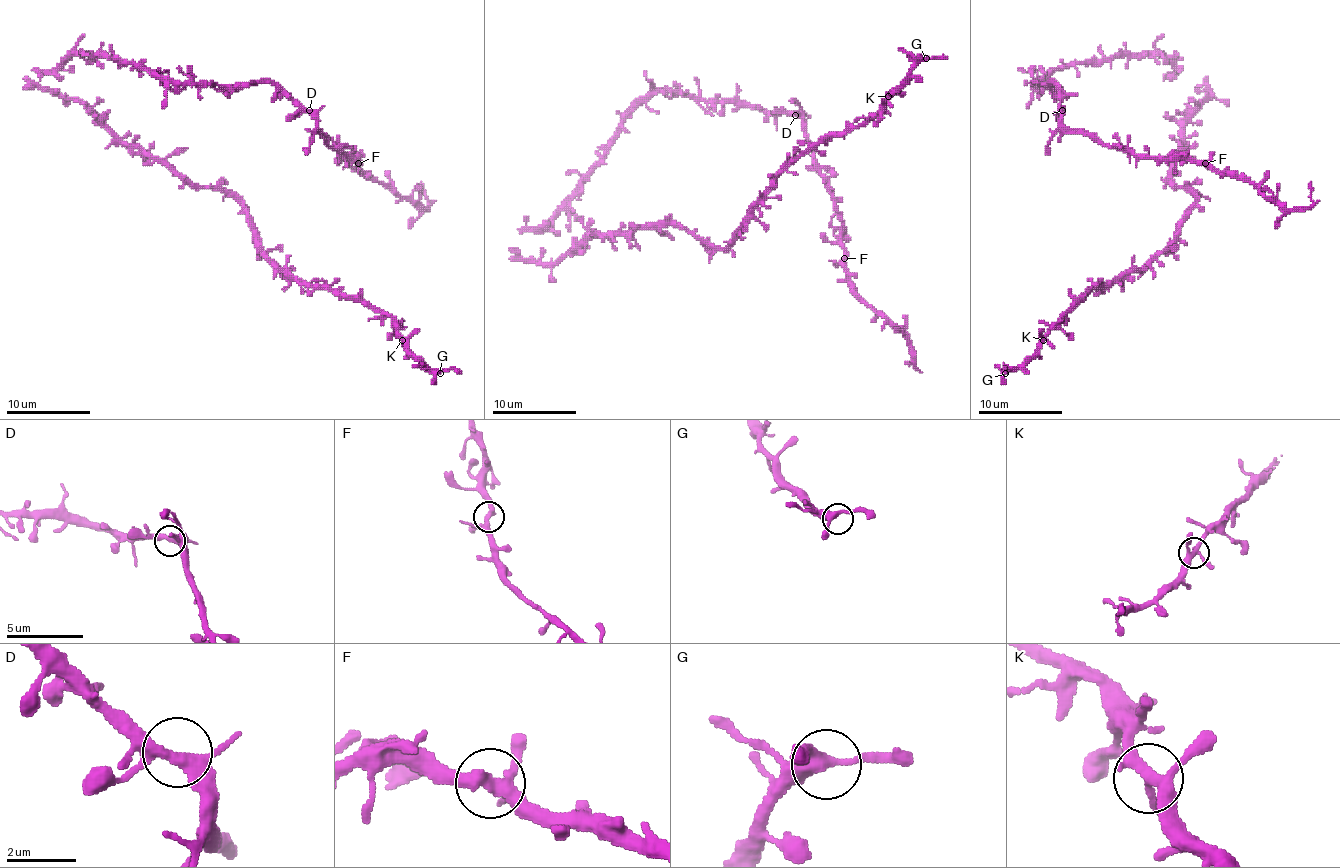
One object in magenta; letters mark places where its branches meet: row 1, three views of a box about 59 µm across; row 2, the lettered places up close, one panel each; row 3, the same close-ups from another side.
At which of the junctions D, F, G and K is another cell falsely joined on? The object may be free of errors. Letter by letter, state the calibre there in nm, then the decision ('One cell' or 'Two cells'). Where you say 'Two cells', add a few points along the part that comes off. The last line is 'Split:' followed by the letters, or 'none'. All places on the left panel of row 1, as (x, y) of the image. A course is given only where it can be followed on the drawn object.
D: Thickness 320 nm. One cell
F: Thickness 320 nm. One cell
G: Thickness 320 nm. One cell
K: Thickness 300 nm. One cell
Split: none

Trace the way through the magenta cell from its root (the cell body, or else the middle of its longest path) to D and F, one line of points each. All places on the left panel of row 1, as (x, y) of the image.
D: (69, 57), (109, 55), (122, 62), (135, 62), (156, 76), (164, 76), (173, 83), (274, 83), (309, 110)
F: (69, 57), (109, 55), (135, 62), (173, 83), (280, 85), (316, 121), (326, 142), (358, 163)

